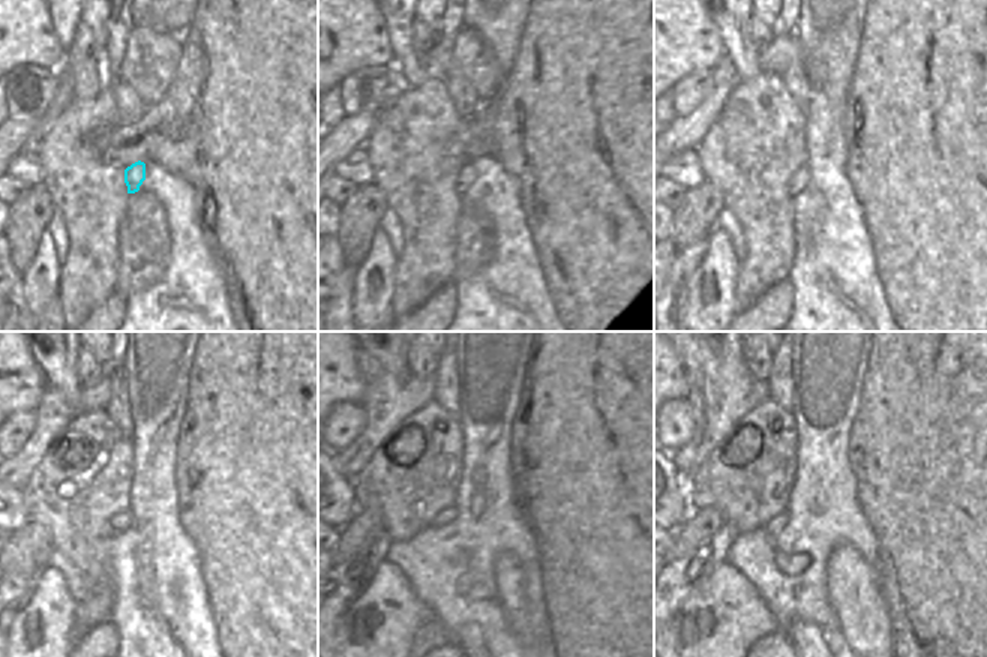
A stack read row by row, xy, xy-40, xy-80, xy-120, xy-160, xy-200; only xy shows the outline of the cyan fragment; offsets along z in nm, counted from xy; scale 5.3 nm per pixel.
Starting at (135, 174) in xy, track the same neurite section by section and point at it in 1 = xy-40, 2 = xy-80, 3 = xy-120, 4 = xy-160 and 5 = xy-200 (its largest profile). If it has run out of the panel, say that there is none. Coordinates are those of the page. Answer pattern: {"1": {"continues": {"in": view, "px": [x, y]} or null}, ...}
{"1": {"continues": {"in": "xy-40", "px": [467, 176]}}, "2": {"continues": {"in": "xy-80", "px": [800, 179]}}, "3": {"continues": {"in": "xy-120", "px": [120, 521]}}, "4": {"continues": {"in": "xy-160", "px": [444, 518]}}, "5": {"continues": {"in": "xy-200", "px": [774, 525]}}}

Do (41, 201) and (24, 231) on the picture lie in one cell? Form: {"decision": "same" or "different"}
{"decision": "same"}

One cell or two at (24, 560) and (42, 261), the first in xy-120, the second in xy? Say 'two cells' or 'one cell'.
two cells

